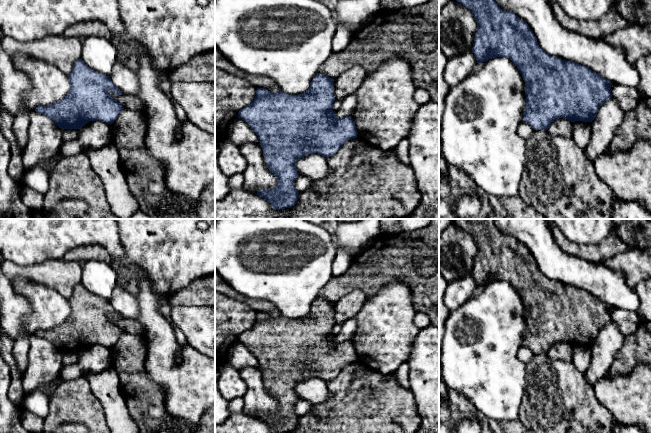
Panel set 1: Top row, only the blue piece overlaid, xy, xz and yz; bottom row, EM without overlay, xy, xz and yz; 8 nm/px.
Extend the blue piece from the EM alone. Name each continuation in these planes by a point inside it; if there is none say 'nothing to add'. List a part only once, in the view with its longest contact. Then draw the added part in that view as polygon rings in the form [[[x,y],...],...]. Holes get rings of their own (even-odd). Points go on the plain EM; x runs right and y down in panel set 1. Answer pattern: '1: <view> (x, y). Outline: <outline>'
nothing to add

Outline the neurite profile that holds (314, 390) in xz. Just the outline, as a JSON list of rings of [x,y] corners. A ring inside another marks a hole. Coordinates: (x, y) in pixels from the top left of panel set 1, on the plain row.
[[[312,377],[300,382],[296,386],[296,394],[299,399],[316,405],[328,398],[329,391],[326,381],[317,377]]]

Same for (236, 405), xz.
[[[242,397],[234,398],[229,401],[229,411],[232,413],[243,413],[244,411],[244,400]]]

